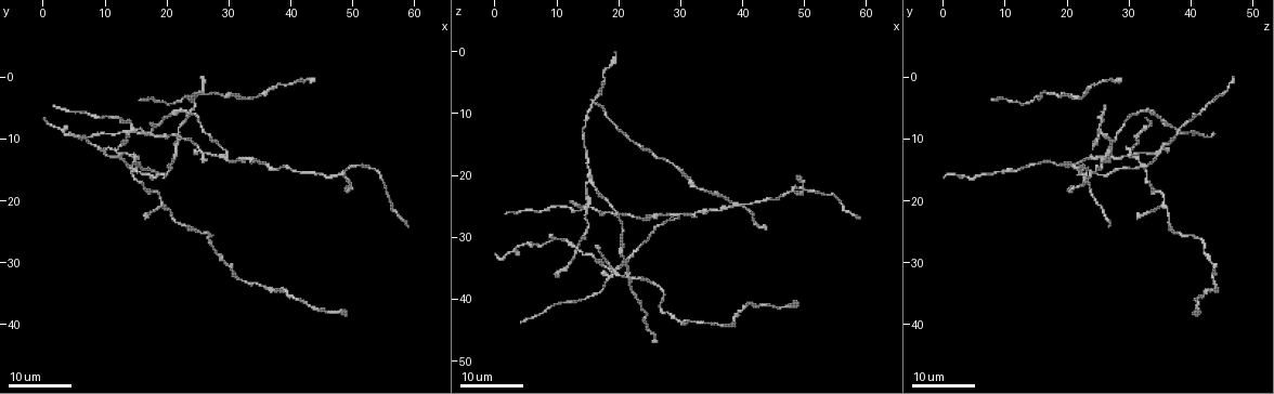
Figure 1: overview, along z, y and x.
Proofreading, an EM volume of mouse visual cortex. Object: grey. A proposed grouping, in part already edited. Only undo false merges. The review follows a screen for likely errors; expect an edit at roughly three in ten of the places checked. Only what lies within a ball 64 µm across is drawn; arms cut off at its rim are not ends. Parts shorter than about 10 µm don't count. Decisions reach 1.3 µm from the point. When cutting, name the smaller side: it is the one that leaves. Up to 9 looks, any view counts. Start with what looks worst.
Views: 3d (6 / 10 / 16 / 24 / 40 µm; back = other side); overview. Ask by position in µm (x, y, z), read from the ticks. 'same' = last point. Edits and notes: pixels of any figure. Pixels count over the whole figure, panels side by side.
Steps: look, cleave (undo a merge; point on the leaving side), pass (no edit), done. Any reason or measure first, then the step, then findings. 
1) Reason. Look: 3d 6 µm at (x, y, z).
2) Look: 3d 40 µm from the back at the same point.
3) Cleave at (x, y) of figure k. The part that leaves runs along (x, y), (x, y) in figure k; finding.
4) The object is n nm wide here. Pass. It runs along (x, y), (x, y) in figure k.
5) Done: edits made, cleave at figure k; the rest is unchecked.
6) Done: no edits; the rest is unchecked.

Side arm on a straight run. Look: 3d 24 µm at (29.5, 12.5, 26.5).

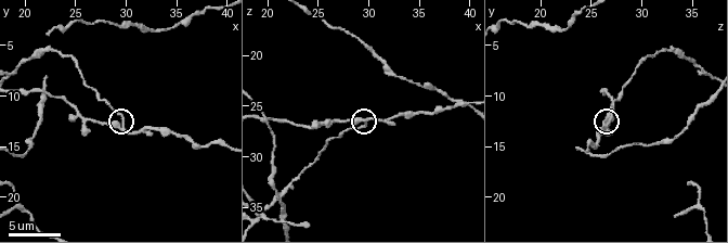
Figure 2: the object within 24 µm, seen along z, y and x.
Look: 3d 10 µm at (29.8, 12.8, 26.8).

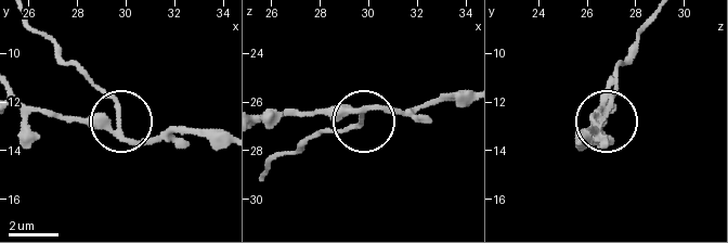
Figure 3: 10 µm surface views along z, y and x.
3 arms meet here. Cleave at (114, 98) of figure 3. The part that leaves runs along (121, 131), (115, 102), (28, 22) in figure 3; a second neuron is stuck on.

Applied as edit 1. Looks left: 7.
A fork. Look: 3d 16 µm at (15.5, 14.5, 20.5).

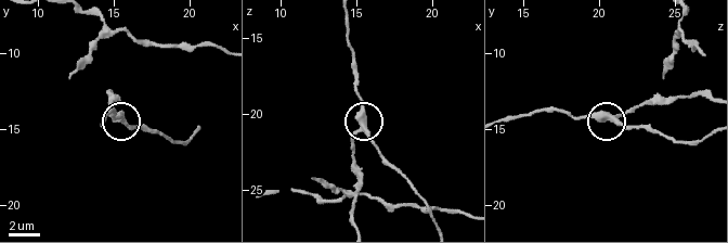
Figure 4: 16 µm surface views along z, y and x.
Look: 3d 10 µm at (15.6, 14.2, 21.0).

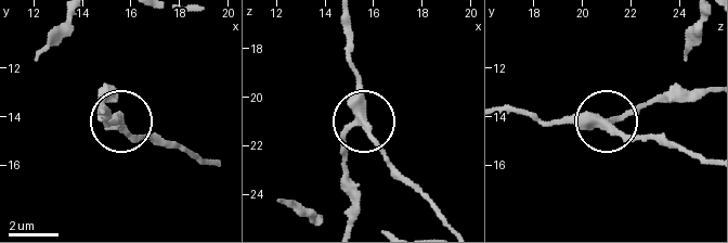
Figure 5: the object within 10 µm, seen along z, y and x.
The side arm is 25 µm long; 3 arms meet here. Pass. One neuron here.

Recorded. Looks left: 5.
Narrows sharply. Look: 3d 6 µm at (35.4, 13.8, 25.6).

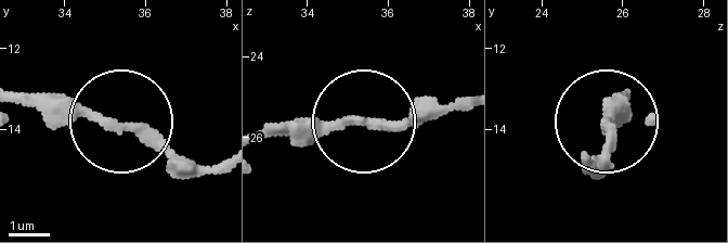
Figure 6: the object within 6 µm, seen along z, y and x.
Pass. It runs along (20, 101), (72, 101), (144, 126), (203, 170) in figure 6; all the same neuron.

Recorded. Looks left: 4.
Done: edits made, cleave at figure 3; the rest is unchecked.

